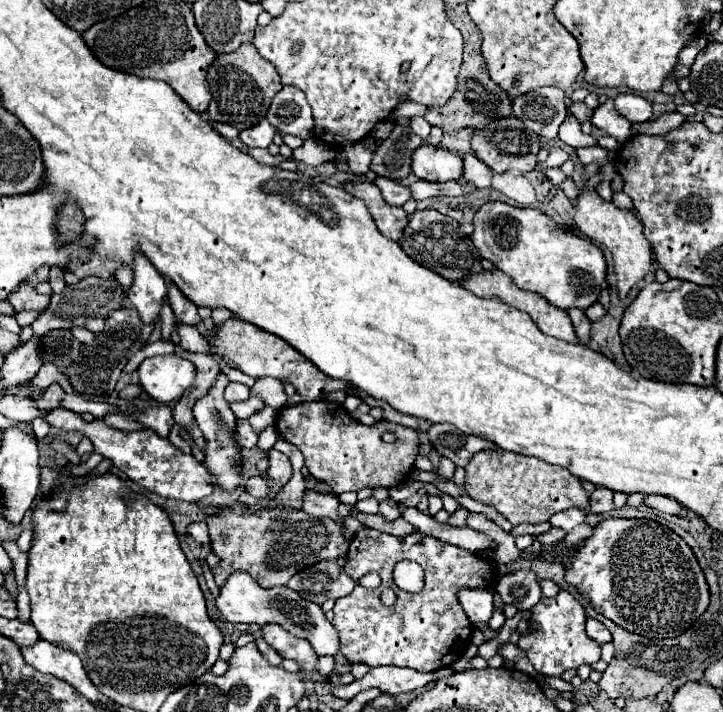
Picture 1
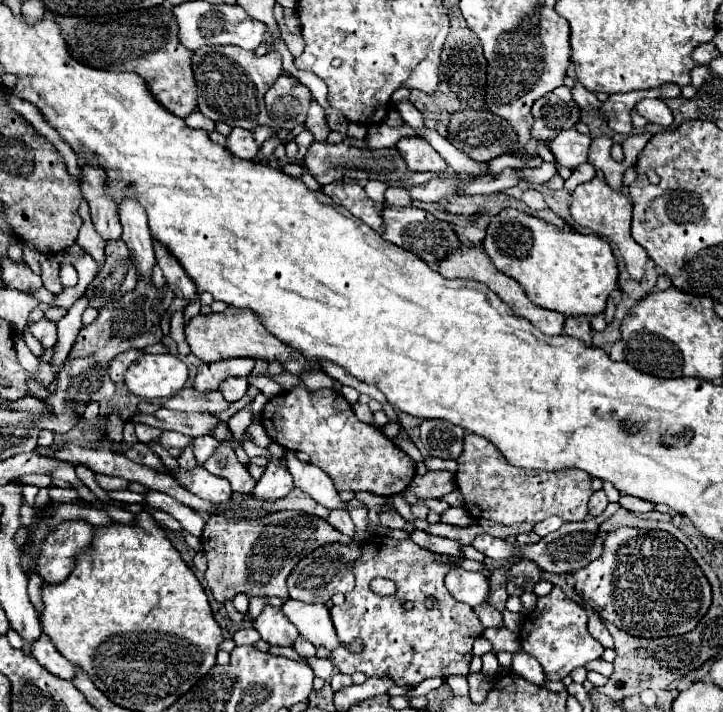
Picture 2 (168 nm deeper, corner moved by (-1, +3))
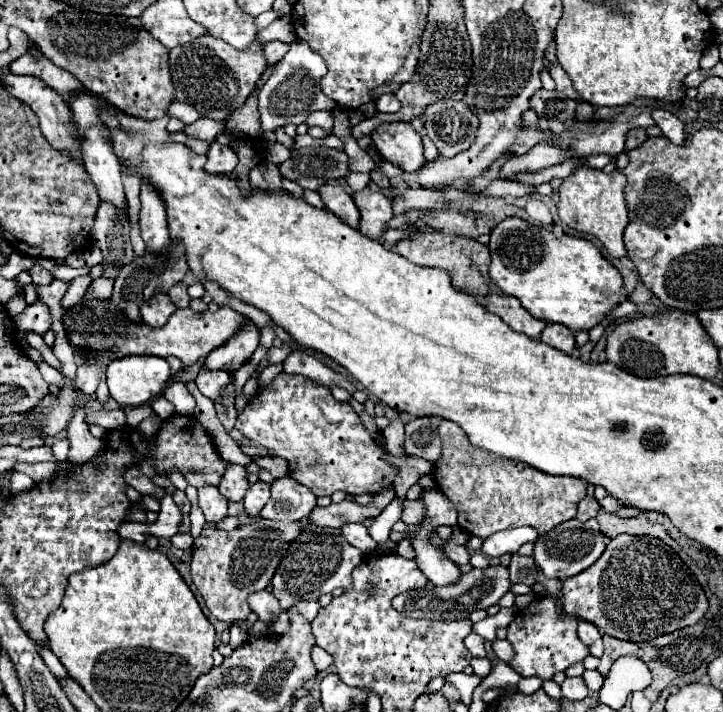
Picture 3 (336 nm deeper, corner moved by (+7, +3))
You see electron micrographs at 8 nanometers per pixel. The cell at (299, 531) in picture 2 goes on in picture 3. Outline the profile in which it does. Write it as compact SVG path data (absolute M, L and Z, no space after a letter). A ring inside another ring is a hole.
M270 519L244 525L236 531L222 531L216 527L204 529L202 535L194 541L190 573L192 573L192 583L200 591L210 613L216 619L228 623L246 619L252 613L246 601L248 595L268 587L290 541L296 539L300 531L302 531L300 523L270 521Z

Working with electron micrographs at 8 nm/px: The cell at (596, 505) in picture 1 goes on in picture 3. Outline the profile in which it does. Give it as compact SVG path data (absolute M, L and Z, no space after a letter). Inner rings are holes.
M584 497L584 499L578 503L578 515L576 515L576 519L580 519L580 521L588 521L588 519L596 517L598 511L600 511L598 501L596 501L594 497Z

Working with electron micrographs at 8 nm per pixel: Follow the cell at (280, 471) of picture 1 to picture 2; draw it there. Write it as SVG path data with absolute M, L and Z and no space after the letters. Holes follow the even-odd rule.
M274 441L266 449L270 453L270 461L266 465L264 475L258 479L252 495L256 499L270 499L272 501L272 499L286 497L294 485L292 485L292 475L290 475L288 467L282 463L286 449L282 445L276 445Z

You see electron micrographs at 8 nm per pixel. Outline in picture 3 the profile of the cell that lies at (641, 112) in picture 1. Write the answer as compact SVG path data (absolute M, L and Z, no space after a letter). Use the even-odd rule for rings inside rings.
M656 109L656 111L652 111L652 117L654 117L656 125L662 129L664 137L668 137L676 145L684 145L684 141L686 141L684 123L674 113L668 113L664 109Z

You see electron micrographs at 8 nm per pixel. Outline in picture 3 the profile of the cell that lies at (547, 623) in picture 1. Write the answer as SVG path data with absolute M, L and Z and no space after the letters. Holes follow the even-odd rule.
M536 597L526 609L518 611L512 623L508 625L506 639L514 647L514 657L510 661L510 667L520 677L536 675L546 681L552 679L554 673L566 671L572 663L584 661L584 657L588 657L588 647L578 639L576 627L578 619L558 613L550 597Z

